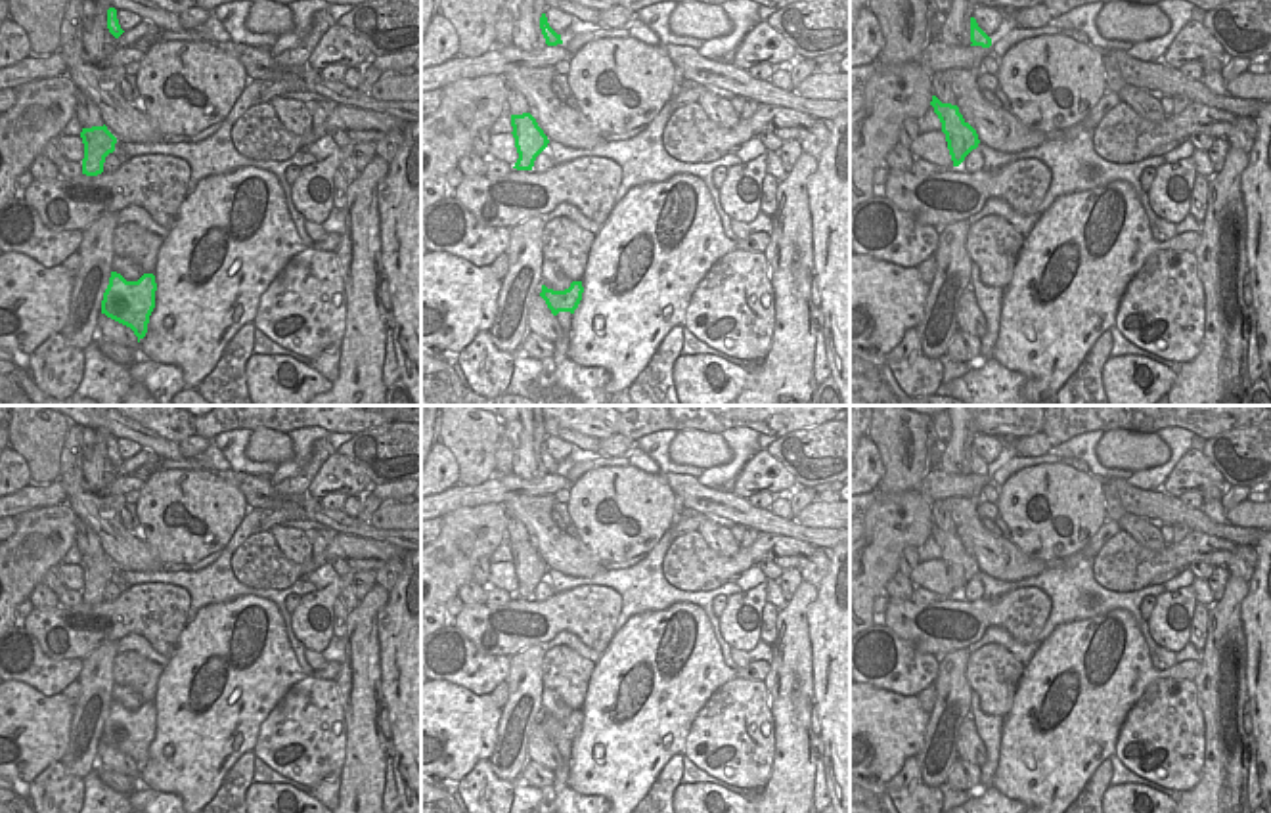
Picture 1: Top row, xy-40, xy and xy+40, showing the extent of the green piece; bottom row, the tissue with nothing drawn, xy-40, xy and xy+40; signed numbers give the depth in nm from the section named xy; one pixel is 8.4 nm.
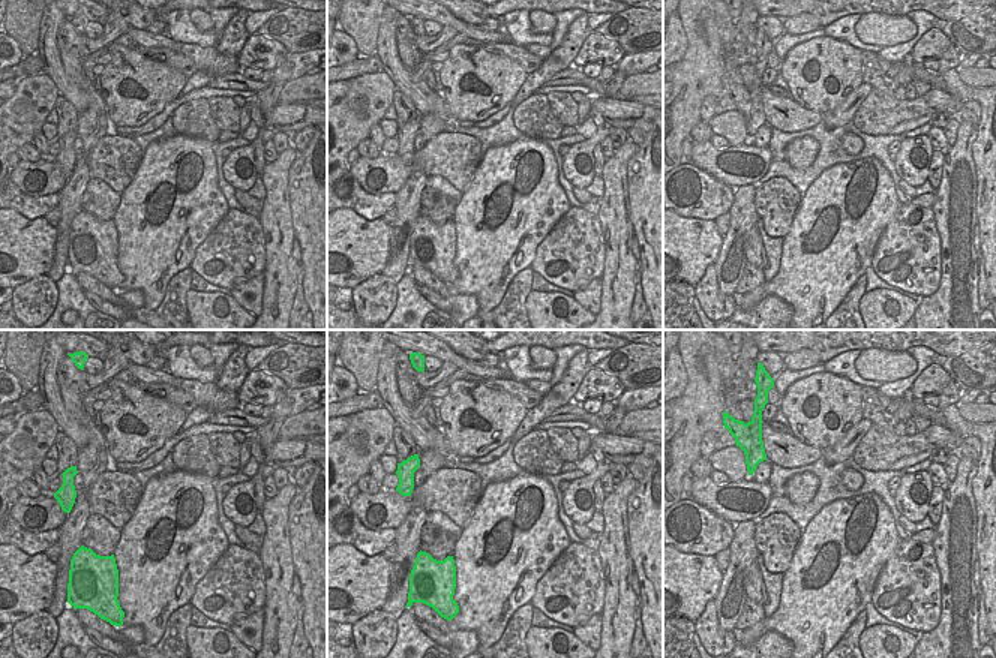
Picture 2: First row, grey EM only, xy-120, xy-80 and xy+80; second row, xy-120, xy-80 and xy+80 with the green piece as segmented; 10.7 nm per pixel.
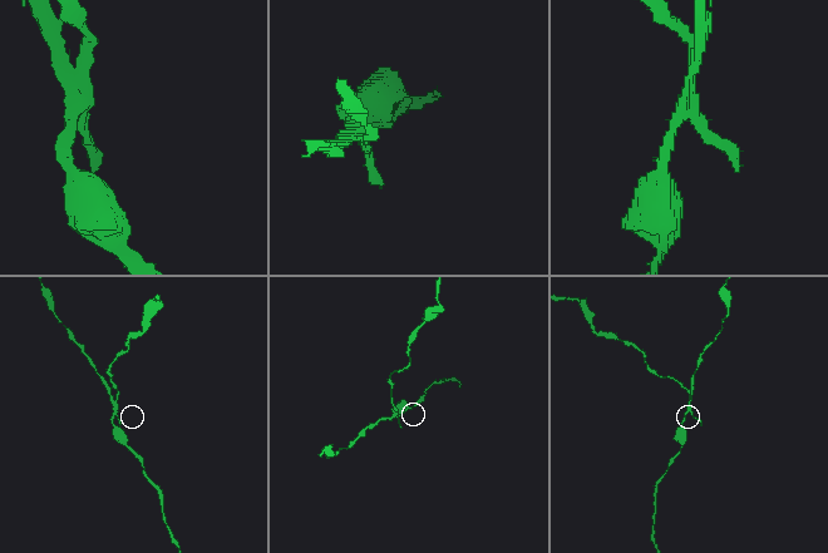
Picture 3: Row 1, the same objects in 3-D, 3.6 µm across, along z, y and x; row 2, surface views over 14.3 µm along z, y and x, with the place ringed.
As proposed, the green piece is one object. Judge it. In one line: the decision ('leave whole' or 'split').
split

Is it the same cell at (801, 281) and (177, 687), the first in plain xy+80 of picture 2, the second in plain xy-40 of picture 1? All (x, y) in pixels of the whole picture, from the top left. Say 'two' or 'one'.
one

